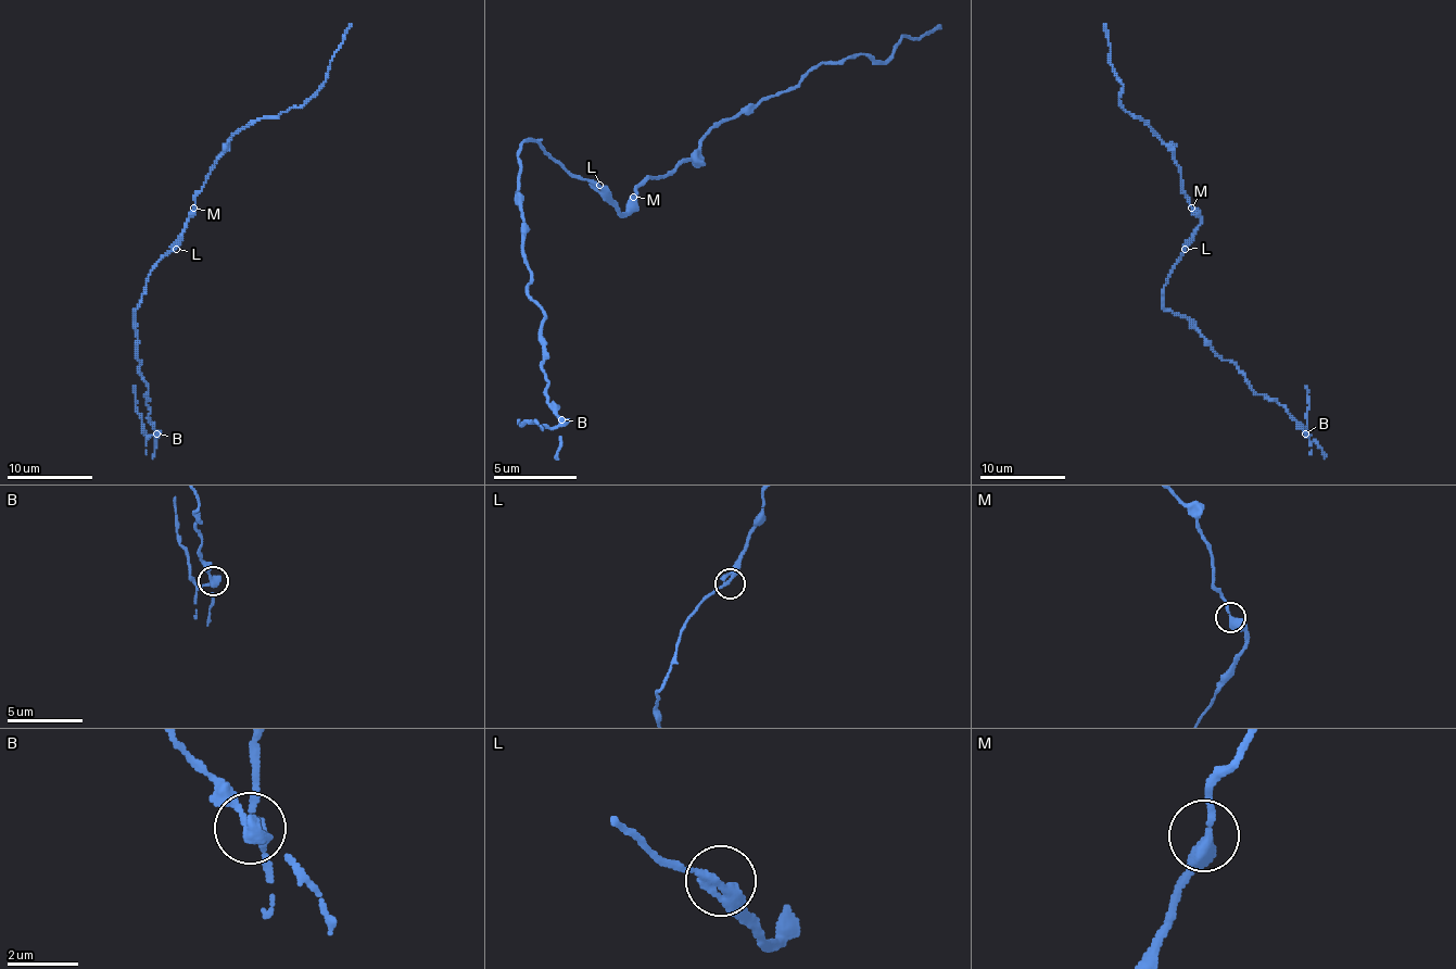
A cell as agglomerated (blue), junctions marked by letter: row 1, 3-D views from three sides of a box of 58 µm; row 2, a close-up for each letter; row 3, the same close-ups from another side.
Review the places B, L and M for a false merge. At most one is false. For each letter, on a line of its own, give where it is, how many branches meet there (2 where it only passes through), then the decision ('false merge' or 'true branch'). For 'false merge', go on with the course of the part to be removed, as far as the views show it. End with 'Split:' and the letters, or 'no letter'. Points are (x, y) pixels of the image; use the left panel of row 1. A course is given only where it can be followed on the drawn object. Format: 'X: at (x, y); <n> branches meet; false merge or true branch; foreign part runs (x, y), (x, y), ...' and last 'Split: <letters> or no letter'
B: at (156, 433); 3 branches meet; false merge; foreign part runs (156, 432), (146, 432), (135, 405), (134, 386)
L: at (176, 249); 2 branches meet; true branch
M: at (193, 208); 2 branches meet; true branch
Split: B

